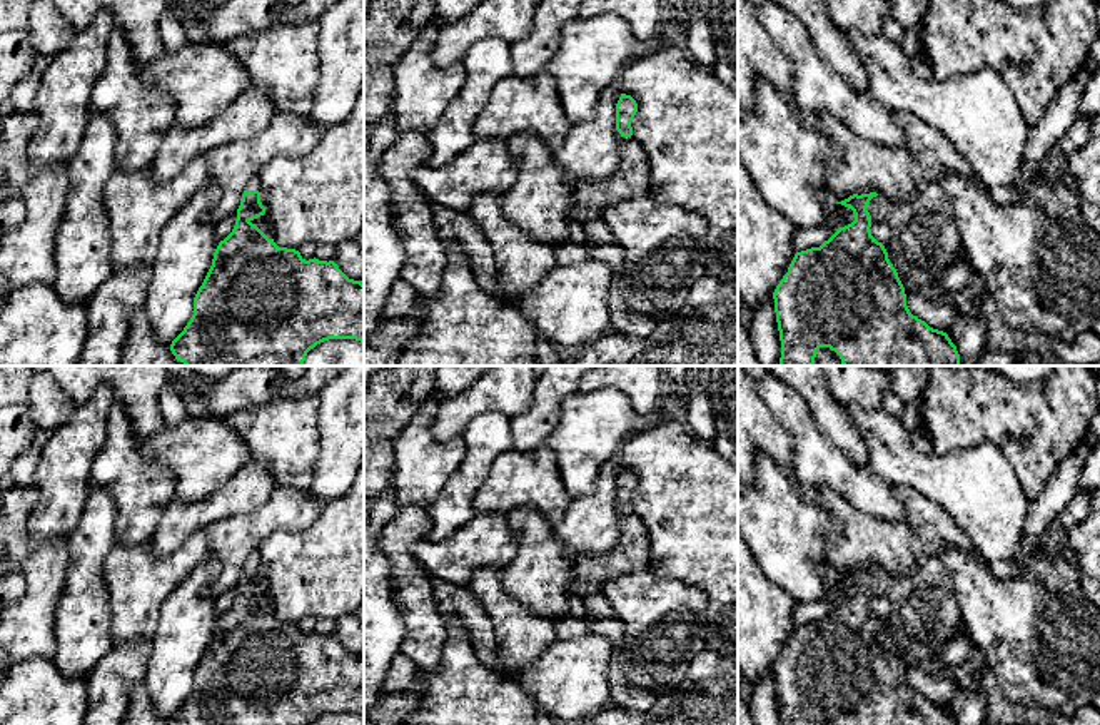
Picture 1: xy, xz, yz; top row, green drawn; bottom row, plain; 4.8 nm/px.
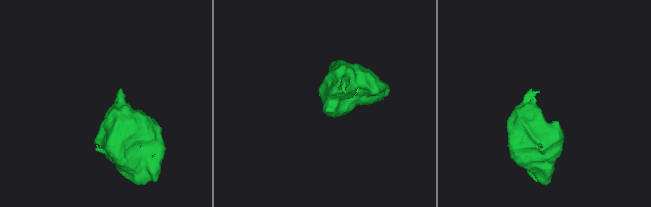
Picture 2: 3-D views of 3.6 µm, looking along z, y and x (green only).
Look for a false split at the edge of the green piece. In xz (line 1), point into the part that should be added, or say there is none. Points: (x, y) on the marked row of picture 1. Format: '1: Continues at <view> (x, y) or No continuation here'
1: Continues at xz (631, 179)

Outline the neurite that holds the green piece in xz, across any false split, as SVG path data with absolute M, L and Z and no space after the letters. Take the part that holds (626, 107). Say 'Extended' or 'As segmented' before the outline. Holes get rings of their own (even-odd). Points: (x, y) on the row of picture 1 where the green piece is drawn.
Extended. M621 94L616 104L616 135L623 144L618 170L599 182L578 182L574 185L576 204L571 205L573 221L584 224L589 219L599 217L599 212L608 205L649 190L649 159L633 135L631 127L636 112L636 100L631 95Z

